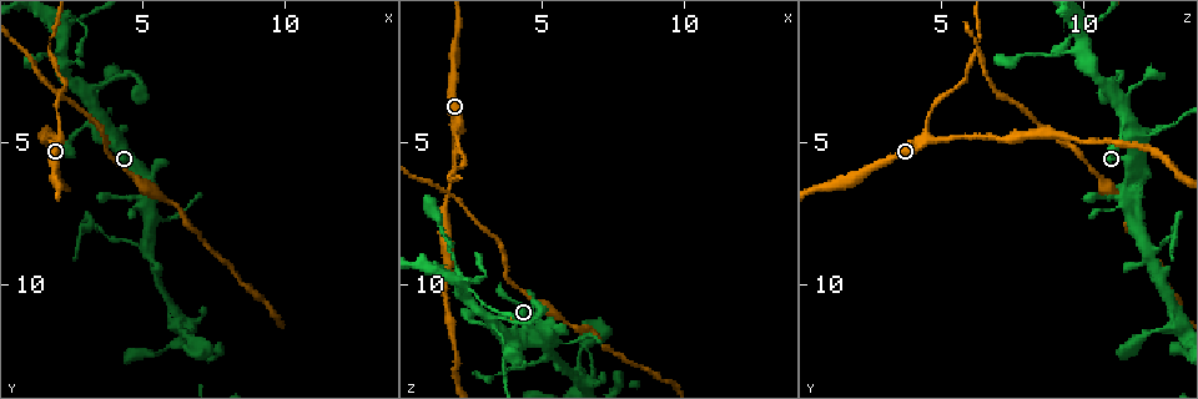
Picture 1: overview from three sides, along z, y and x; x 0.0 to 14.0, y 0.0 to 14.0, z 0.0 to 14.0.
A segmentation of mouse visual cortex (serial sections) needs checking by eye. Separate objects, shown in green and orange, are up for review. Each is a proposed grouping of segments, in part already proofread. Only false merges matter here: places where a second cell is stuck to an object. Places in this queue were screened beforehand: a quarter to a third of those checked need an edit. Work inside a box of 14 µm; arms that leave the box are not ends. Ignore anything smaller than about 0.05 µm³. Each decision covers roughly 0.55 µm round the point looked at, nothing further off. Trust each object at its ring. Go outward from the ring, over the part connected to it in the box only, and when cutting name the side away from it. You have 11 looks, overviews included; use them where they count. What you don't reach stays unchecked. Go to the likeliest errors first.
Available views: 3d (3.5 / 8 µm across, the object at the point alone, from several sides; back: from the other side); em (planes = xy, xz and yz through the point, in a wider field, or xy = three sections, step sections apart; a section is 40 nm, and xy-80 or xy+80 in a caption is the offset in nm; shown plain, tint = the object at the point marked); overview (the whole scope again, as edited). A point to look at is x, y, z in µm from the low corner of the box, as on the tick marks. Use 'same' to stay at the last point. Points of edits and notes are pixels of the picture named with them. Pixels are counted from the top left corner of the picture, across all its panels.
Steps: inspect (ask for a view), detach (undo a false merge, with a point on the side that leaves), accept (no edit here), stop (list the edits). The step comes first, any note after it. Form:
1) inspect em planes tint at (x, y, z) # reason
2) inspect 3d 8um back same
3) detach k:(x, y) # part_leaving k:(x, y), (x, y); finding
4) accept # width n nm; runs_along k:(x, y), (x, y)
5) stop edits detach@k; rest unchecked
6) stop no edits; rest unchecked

inspect 3d 3.5um at (2.1, 4.7, 4.5) # sudden change in width

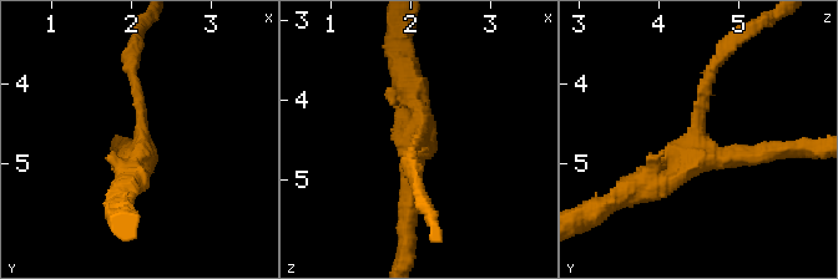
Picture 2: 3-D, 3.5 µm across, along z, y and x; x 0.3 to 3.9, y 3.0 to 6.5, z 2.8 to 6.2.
inspect em xy step 2 tint at (2.15, 4.60, 4.45) # arms 3; arm_widths 150, 250, 350 nm

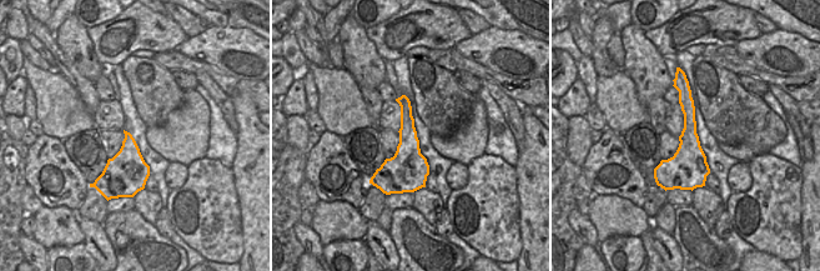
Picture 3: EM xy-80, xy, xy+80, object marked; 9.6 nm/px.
inspect em xy step 3 tint same # another direction

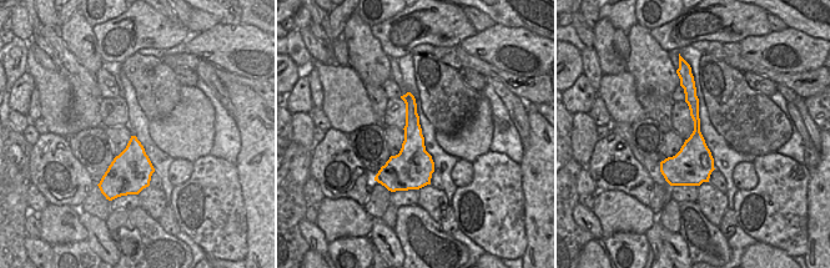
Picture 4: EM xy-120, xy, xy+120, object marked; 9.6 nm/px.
accept # runs_along 4:(688, 81), (697, 141), (677, 182); continuous, no second cell

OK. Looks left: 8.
inspect 3d 3.5um at (5.2, 8.7, 12.2) # side arm on a straight run

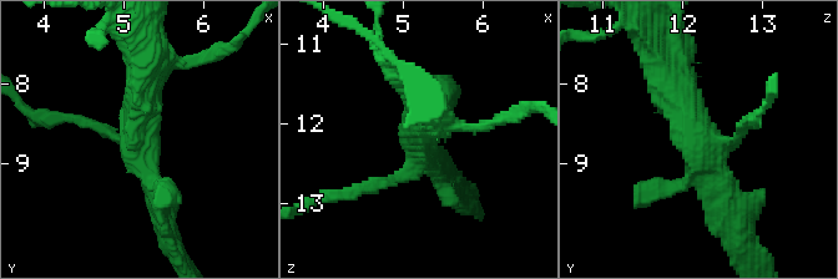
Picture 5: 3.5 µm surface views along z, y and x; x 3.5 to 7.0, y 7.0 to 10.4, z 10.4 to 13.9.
inspect em xy step 1 plain at (5.15, 8.75, 12.20) # now the EM

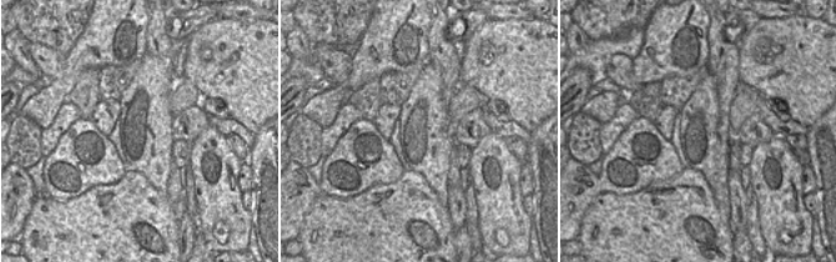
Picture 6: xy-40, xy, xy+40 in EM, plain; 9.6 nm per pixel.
inspect em xy step 1 tint same

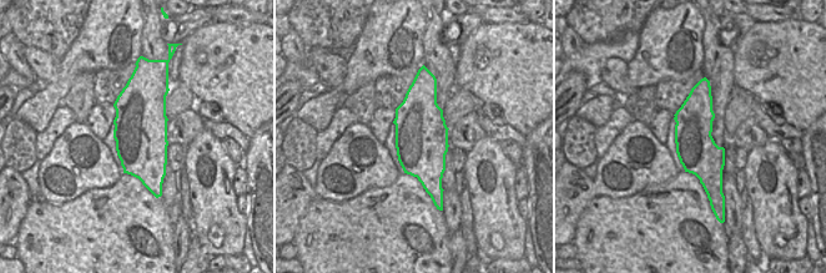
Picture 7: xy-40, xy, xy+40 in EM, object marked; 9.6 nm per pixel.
accept # runs_along 7:(706, 84), (700, 155), (710, 187); continuous, no second cell

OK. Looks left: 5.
inspect 3d 3.5um at (4.0, 5.0, 11.8) # abrupt turn

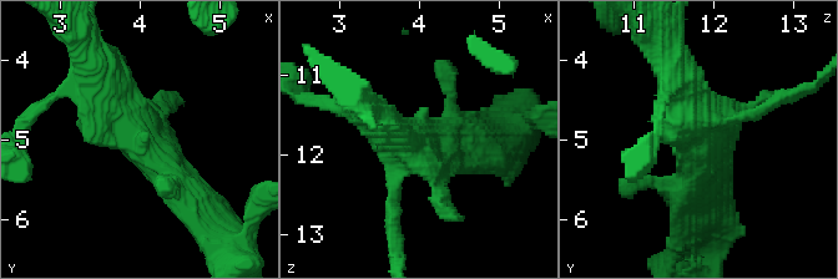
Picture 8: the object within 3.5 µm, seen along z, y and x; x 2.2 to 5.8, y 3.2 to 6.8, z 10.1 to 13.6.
inspect em xy step 2 tint at (4.00, 4.95, 11.80)

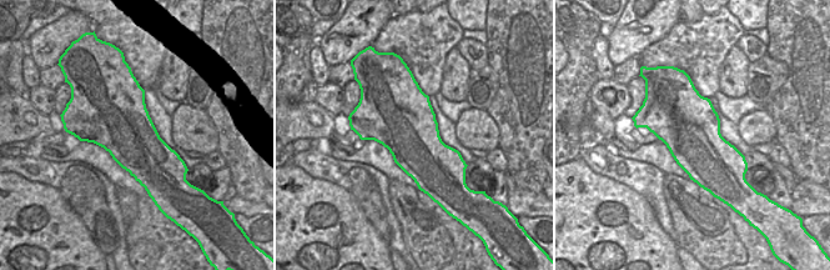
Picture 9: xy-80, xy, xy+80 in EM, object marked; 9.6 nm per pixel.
inspect em xy step 1 tint same # another direction

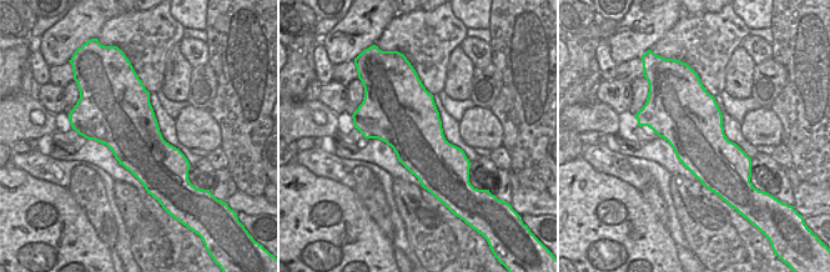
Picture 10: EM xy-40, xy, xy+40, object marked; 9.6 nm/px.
accept # runs_along 8:(171, 186), (94, 71); all the same cell

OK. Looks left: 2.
inspect 3d 3.5um at (3.0, 3.3, 11.1) # a fork

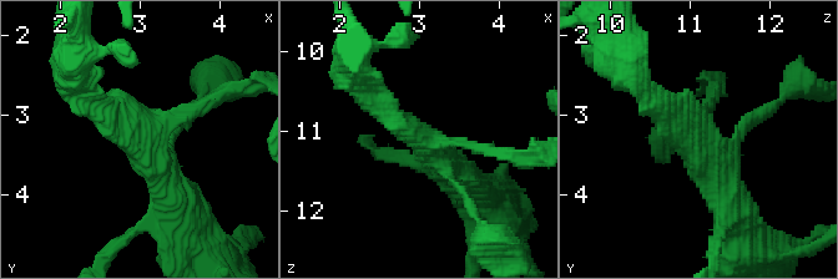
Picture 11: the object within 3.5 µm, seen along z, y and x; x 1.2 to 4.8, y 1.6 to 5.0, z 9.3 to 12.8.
inspect em xy step 2 tint at (3.00, 3.25, 11.05) # arms 3; arm_widths 150, 300, 400 nm; shape alone is not enough

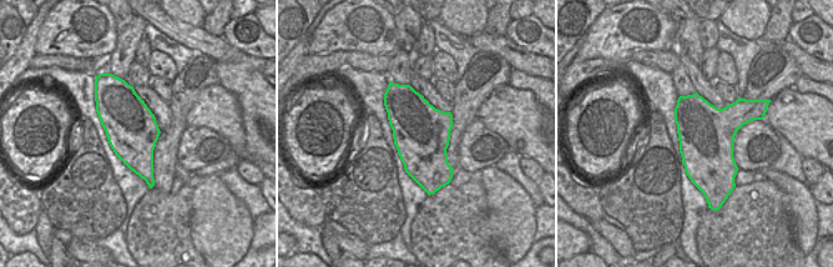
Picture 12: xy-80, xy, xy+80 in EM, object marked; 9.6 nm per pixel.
accept # runs_along 11:(173, 203), (147, 138), (81, 96); all the same cell

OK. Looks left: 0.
stop no edits; rest unchecked

